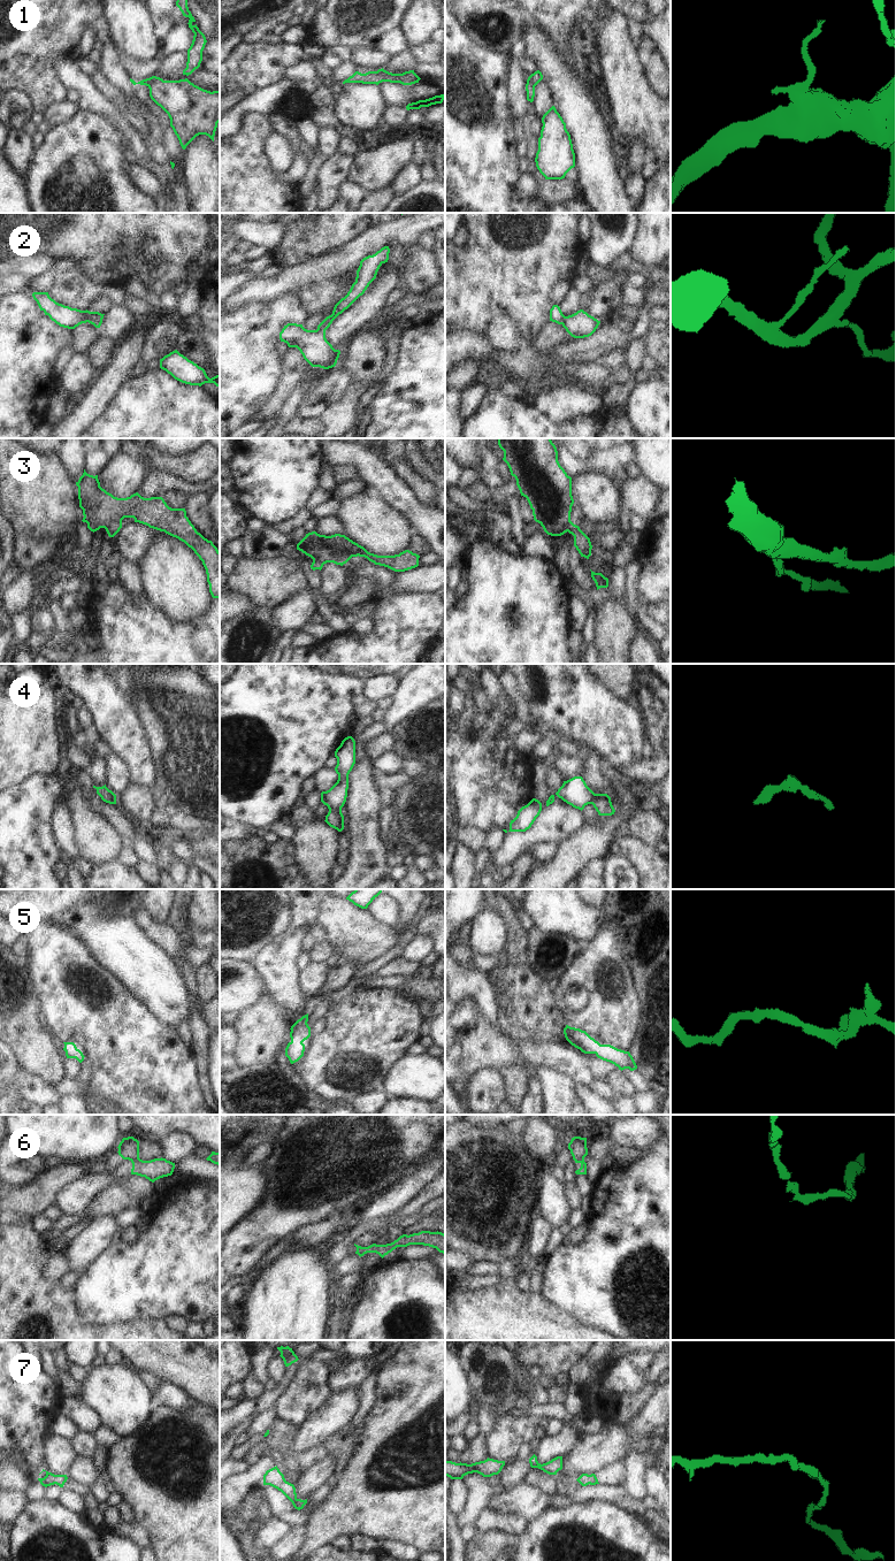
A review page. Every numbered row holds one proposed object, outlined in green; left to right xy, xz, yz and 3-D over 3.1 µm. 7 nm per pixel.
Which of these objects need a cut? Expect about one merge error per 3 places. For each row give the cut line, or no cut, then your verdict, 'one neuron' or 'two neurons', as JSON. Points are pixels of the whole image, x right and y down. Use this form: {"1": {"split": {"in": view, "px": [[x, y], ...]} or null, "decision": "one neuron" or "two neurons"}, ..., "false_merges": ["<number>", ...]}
{"1": {"split": {"in": "xy", "px": [[162, 79], [153, 79], [148, 86]]}, "decision": "two neurons"}, "2": {"split": {"in": "xy", "px": [[84, 311], [84, 316], [99, 326]]}, "decision": "two neurons"}, "3": {"split": {"in": "xz", "px": [[313, 560], [318, 560], [322, 565]]}, "decision": "two neurons"}, "4": {"split": null, "decision": "one neuron"}, "5": {"split": null, "decision": "one neuron"}, "6": {"split": {"in": "yz", "px": [[583, 1157], [575, 1162]]}, "decision": "two neurons"}, "7": {"split": null, "decision": "one neuron"}, "false_merges": ["1", "2", "3", "6"]}

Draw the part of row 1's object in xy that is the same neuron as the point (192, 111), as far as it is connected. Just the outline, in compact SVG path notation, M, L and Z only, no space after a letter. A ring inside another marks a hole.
M187 78L179 81L152 81L150 97L170 118L170 127L177 136L183 150L199 135L206 135L214 141L220 122L220 91L204 90Z

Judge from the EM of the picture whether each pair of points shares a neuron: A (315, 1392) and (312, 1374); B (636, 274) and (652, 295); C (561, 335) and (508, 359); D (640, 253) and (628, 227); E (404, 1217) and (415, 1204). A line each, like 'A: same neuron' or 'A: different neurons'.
A: same neuron
B: different neurons
C: different neurons
D: different neurons
E: same neuron

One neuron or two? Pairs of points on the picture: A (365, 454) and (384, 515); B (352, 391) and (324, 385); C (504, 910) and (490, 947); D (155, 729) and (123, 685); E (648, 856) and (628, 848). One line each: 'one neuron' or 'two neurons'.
A: two neurons
B: two neurons
C: two neurons
D: two neurons
E: one neuron

